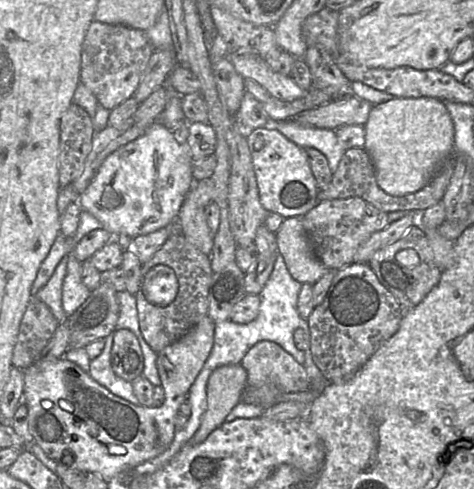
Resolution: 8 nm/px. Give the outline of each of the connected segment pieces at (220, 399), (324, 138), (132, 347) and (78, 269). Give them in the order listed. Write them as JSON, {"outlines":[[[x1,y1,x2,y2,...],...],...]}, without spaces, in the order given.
{"outlines":[[[229,364,216,368,207,382,207,409,189,443,203,442,214,429,225,422,226,416,240,402,246,386,247,373,241,364]],[[270,119,265,127,278,130,301,148,312,147,322,152,326,156,333,174,345,153,338,142,336,130,301,125,293,119,285,121]],[[129,329,113,332,114,340,110,353,114,373,129,382,142,374,144,357,136,335]],[[67,255,67,272,62,285,62,307,67,316,73,314,92,292,82,281,82,262]]]}

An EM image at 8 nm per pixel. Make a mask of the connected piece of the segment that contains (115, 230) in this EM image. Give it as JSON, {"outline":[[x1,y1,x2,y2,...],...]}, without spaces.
{"outline":[[156,121,147,128,146,132,143,135,123,145,123,147,120,147,119,149,111,153,104,160,86,190,81,194,82,211,87,211,92,214,98,221,100,221,103,226,102,228,109,231,115,238,123,237,133,239,137,236,157,231,174,221,178,217,178,212,180,210,182,202,194,186,195,182,197,181,195,181,192,174,192,157,190,147,187,143,178,143,174,138,172,131,164,127,160,122]]}

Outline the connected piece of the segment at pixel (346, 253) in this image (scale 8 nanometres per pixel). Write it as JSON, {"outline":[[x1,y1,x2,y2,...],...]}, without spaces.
{"outline":[[359,197,320,202,302,219,316,258,328,269,337,271,353,263,358,248,375,232,383,230,391,222,388,213]]}

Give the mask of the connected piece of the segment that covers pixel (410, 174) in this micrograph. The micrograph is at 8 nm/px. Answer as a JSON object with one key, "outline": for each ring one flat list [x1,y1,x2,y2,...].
{"outline":[[396,98,374,105,364,129,364,148,374,166,377,185,391,196,421,190,455,153,453,121,446,103,436,98]]}

